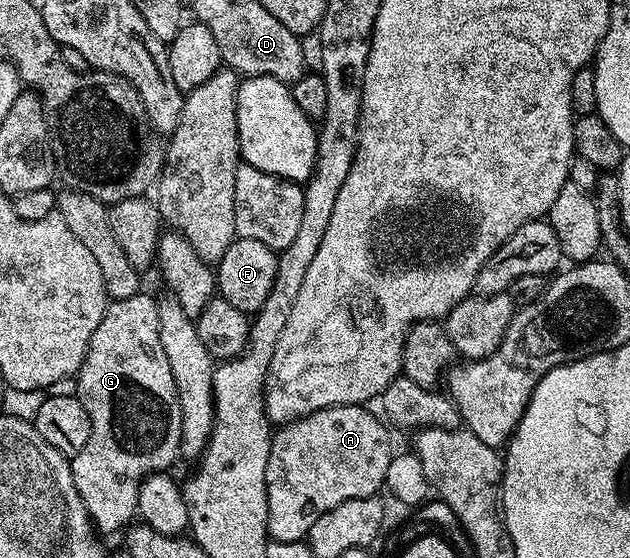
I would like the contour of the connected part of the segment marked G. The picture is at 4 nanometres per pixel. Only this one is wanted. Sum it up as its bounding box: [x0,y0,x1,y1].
[69,291,180,535]

